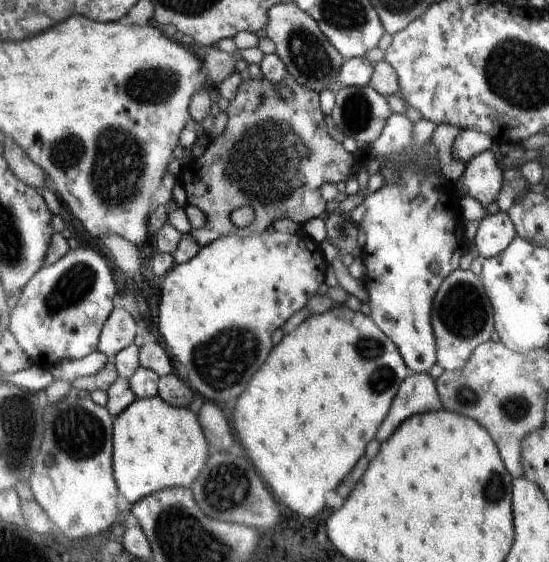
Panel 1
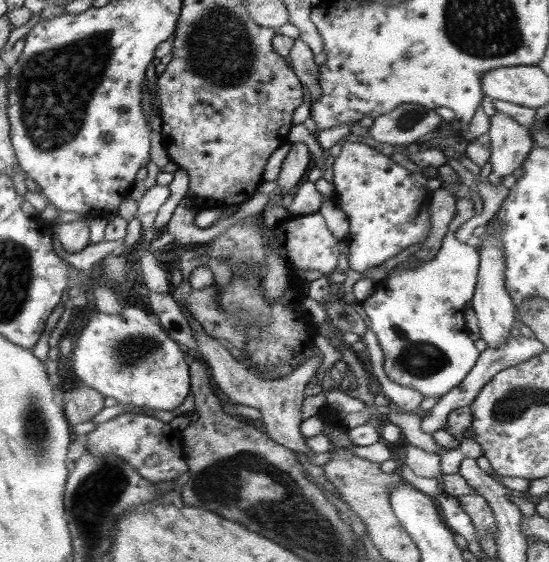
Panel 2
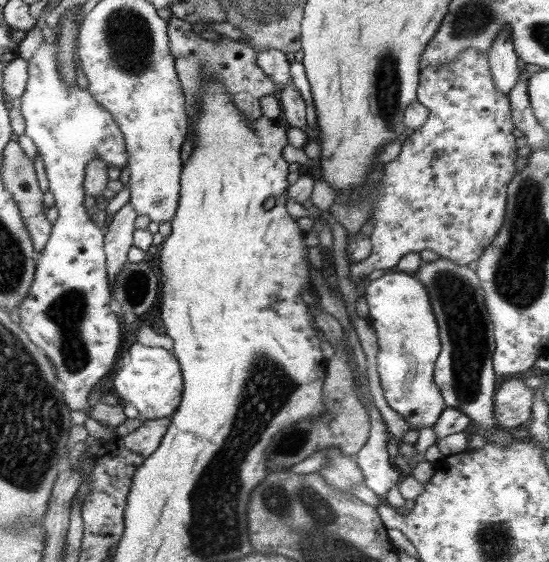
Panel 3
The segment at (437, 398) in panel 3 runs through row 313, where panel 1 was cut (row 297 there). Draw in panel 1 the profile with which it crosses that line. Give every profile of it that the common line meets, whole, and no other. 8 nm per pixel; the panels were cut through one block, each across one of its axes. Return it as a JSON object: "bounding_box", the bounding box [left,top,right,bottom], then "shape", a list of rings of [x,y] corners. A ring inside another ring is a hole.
{"bounding_box":[347,113,470,374],"shape":[[[392,113],[392,116],[386,120],[382,134],[370,145],[368,150],[374,160],[383,159],[380,169],[382,167],[391,169],[396,173],[396,177],[393,181],[389,181],[382,174],[382,180],[384,180],[382,188],[376,192],[370,192],[347,215],[350,216],[350,220],[358,226],[359,230],[366,234],[366,243],[363,246],[364,255],[361,259],[367,268],[363,281],[368,289],[369,299],[367,303],[370,305],[371,319],[396,345],[410,372],[418,374],[418,372],[429,372],[432,366],[437,363],[436,340],[432,328],[432,300],[434,300],[434,296],[436,296],[444,279],[453,270],[459,268],[460,258],[469,252],[470,245],[464,236],[466,230],[464,222],[458,214],[455,194],[447,183],[443,183],[445,177],[442,175],[442,171],[438,170],[436,148],[432,146],[432,142],[428,140],[428,144],[426,144],[428,166],[436,172],[436,178],[441,180],[433,190],[423,185],[424,176],[414,166],[406,166],[402,170],[394,162],[394,154],[400,154],[412,142],[412,126],[414,123],[406,115],[399,113]],[[432,264],[437,264],[437,272],[431,271]]]}

